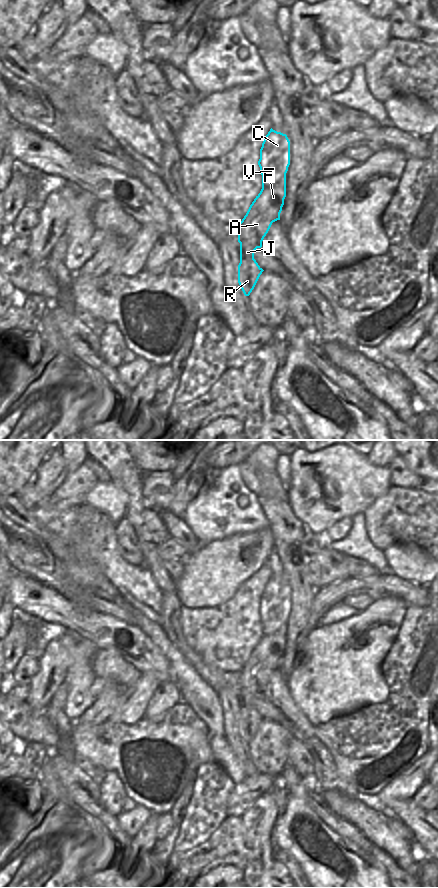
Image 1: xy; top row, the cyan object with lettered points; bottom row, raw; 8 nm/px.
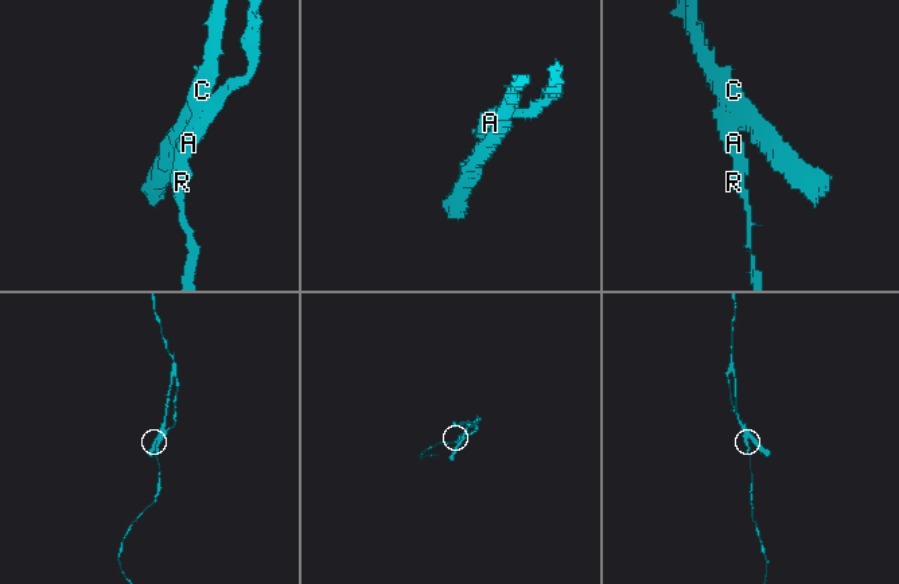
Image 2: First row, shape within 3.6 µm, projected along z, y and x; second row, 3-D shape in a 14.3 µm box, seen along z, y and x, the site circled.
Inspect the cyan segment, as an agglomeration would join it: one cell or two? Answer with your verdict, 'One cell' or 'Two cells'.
Two cells.

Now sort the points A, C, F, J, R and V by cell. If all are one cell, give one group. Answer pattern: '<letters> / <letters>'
A F J R / C V

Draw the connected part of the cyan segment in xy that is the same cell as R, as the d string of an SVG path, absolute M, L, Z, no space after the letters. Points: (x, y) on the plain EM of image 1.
M286 626L273 634L262 636L238 672L238 731L245 744L250 743L264 719L254 707L254 699L262 695L262 689L272 671L280 668L285 645Z

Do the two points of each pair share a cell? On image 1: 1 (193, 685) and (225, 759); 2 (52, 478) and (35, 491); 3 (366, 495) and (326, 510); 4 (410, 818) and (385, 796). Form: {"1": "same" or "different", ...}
{"1": "different", "2": "same", "3": "same", "4": "different"}

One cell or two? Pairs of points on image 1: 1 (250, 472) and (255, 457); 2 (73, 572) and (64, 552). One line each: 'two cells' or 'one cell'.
1: two cells
2: two cells

